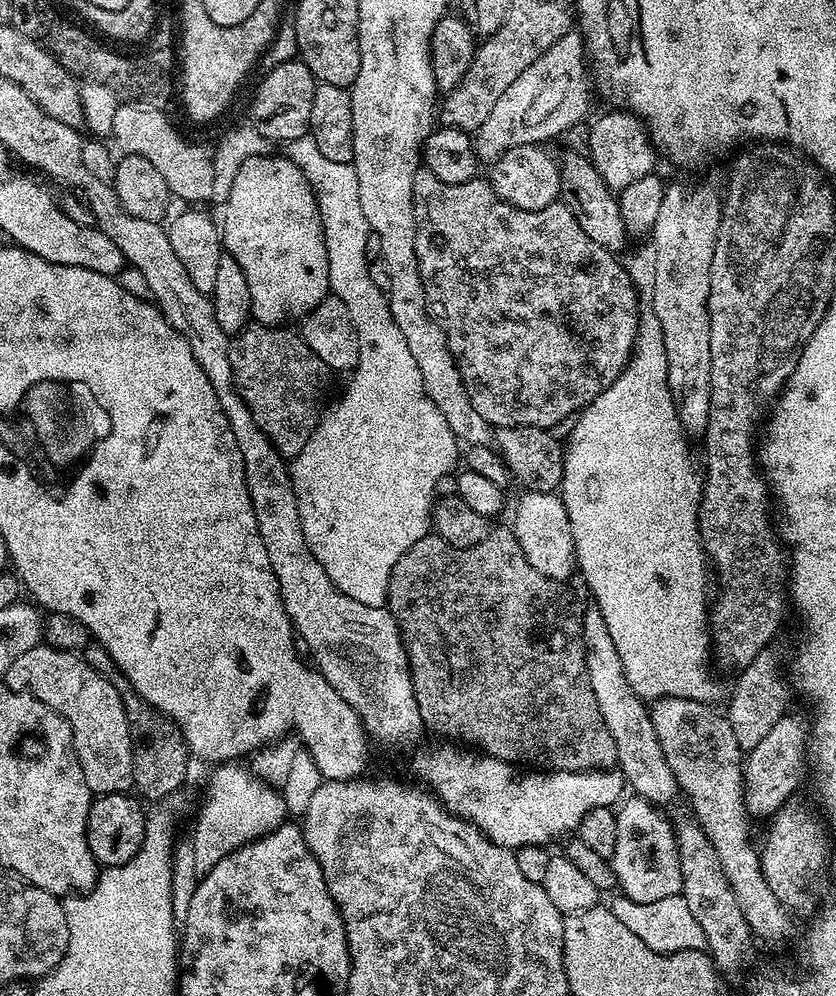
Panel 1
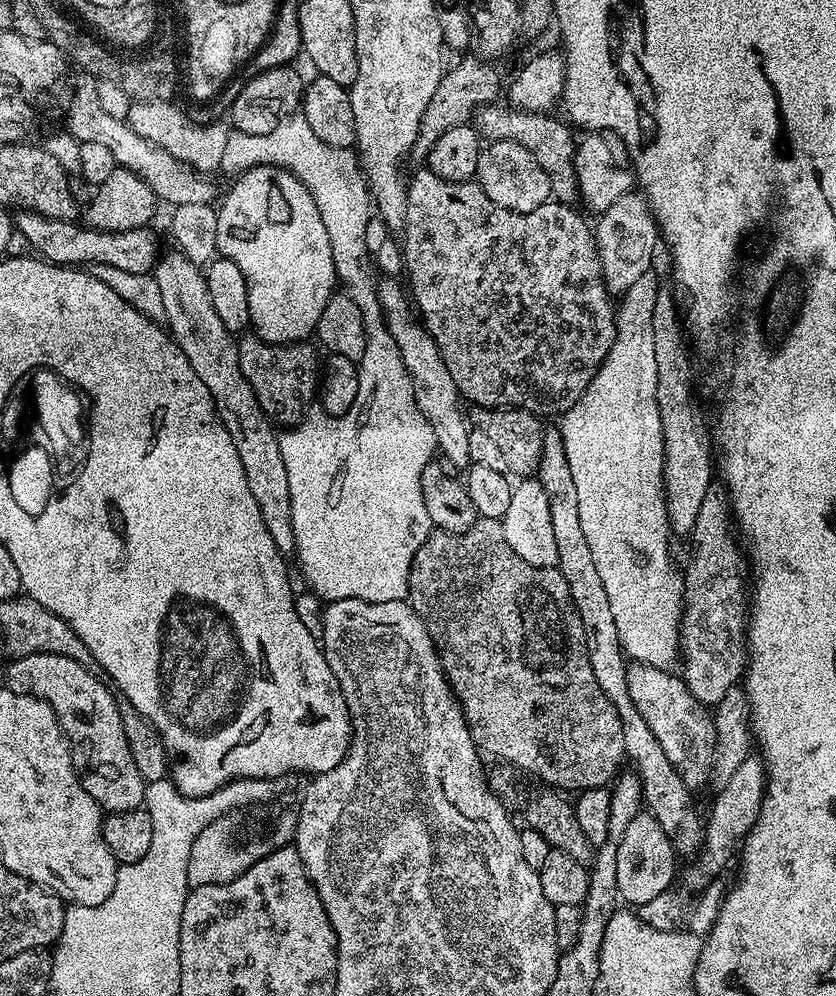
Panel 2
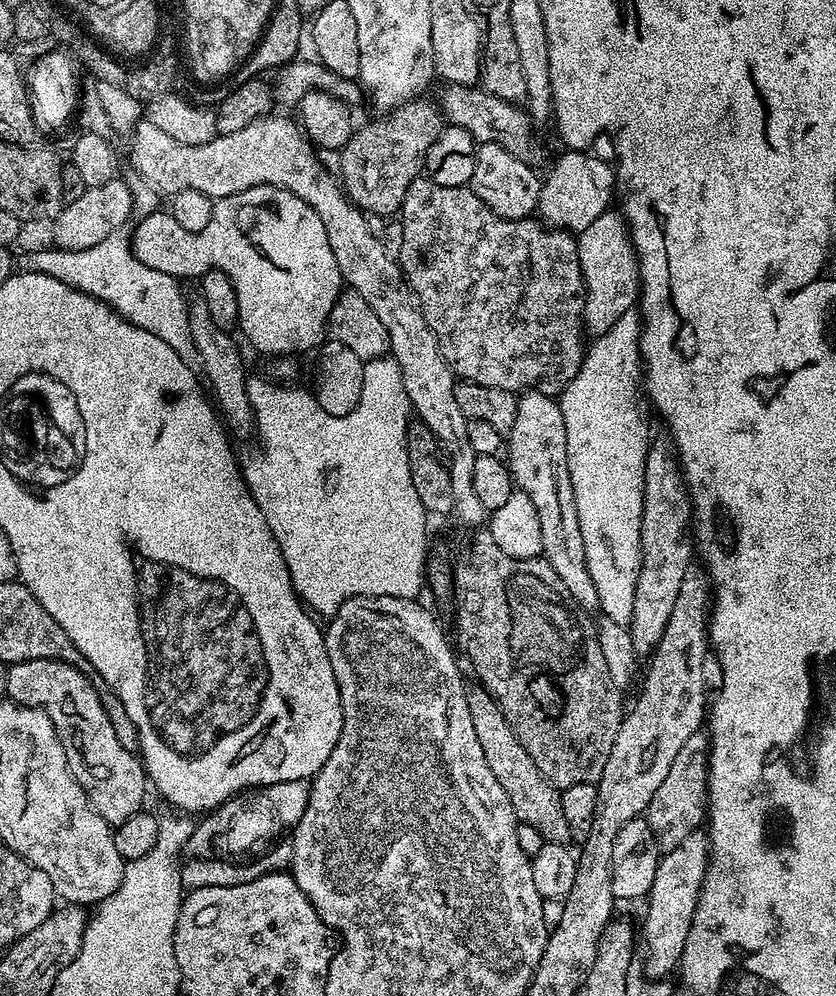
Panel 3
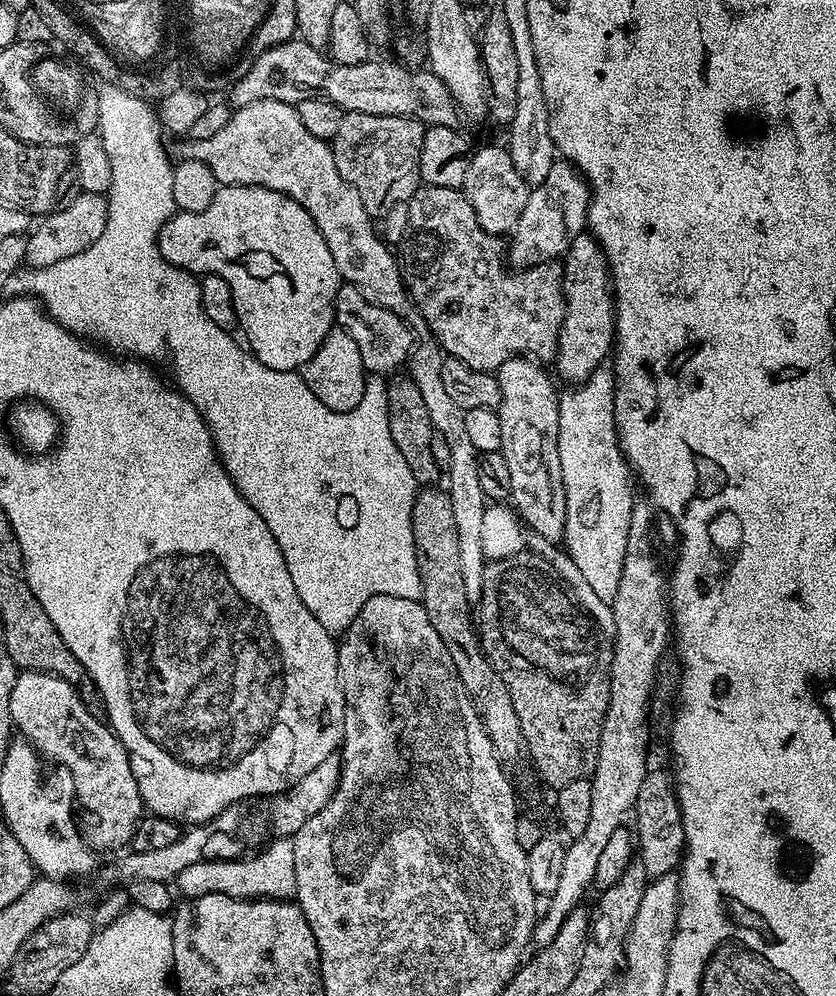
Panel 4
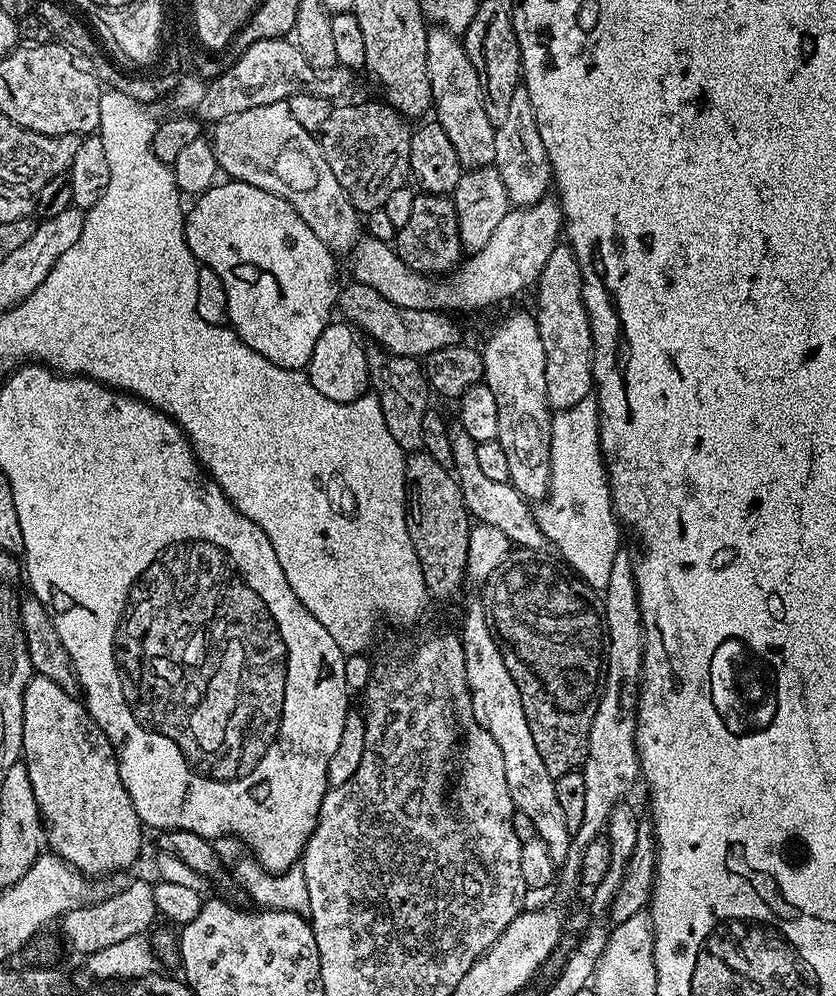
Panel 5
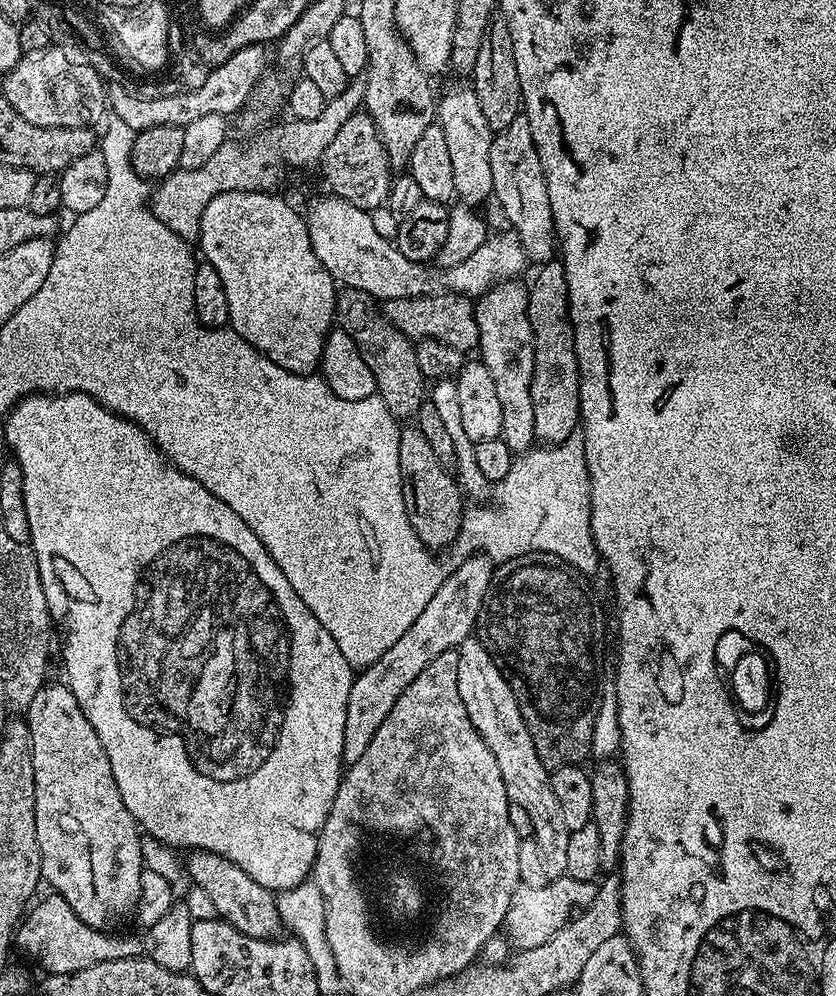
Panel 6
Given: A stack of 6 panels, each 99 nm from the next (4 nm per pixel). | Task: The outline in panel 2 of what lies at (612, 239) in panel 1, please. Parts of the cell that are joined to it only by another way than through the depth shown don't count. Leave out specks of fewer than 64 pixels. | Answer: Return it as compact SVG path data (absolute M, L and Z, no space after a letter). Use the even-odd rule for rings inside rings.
M493 102L477 108L474 117L476 131L488 142L509 140L526 146L526 150L536 155L538 166L542 166L550 178L551 199L557 204L575 205L580 200L580 187L574 166L577 141L572 140L573 129L563 119L555 120L555 115L552 114L522 112L511 106L499 108L498 105L499 103Z

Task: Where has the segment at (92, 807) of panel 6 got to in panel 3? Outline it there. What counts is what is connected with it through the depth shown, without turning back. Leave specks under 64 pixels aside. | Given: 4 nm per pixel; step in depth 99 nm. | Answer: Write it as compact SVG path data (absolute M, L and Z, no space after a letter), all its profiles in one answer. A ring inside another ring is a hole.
M31 660L30 662L18 662L8 668L8 695L7 699L15 704L25 704L31 708L42 708L44 713L54 722L54 730L64 747L64 753L68 759L68 768L72 776L82 786L82 790L88 796L88 801L96 808L102 818L110 825L118 825L126 822L136 812L145 807L144 795L150 792L150 781L145 773L143 763L136 752L126 750L122 742L118 742L118 734L114 734L114 726L102 708L102 702L90 686L83 672L79 672L74 666L57 660Z

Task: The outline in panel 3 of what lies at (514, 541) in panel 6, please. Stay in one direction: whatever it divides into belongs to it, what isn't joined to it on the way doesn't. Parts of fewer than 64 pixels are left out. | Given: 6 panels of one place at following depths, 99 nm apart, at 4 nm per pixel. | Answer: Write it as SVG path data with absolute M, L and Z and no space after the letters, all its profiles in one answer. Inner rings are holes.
M639 311L622 314L622 318L618 318L618 322L610 326L610 330L595 337L587 345L578 374L558 396L562 418L566 422L566 458L570 482L574 486L578 526L582 530L582 543L586 546L586 566L590 570L590 578L594 578L594 586L598 589L599 611L604 612L607 619L623 625L627 625L632 618L634 590L640 573L644 463L650 447L648 424L644 421L645 405L642 403L641 331Z

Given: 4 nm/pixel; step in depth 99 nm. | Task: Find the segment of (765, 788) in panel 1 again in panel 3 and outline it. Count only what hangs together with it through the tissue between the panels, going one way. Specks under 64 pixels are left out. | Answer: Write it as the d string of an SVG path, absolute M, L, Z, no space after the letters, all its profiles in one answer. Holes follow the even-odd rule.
M704 830L692 832L686 842L667 849L661 855L658 874L654 874L654 886L650 886L646 897L648 909L644 912L644 932L642 928L642 948L648 951L644 968L649 977L668 978L664 976L677 971L686 946L686 934L690 934L692 929L709 859L708 833Z

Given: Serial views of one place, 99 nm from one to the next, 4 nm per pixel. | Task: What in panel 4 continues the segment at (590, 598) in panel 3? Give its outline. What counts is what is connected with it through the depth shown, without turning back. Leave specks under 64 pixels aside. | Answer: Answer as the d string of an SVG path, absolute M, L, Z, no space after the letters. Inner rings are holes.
M515 356L513 360L506 361L501 368L496 369L494 375L500 387L500 406L498 411L500 413L500 421L502 422L502 446L500 451L504 453L506 463L510 465L511 507L515 508L517 516L533 533L542 535L544 538L552 541L560 542L563 541L564 527L566 526L566 490L562 486L562 462L558 458L558 406L560 405L560 392L558 388L552 385L553 377L550 375L550 372L550 377L548 377L548 372L544 368L547 367L541 366L535 359L528 356Z

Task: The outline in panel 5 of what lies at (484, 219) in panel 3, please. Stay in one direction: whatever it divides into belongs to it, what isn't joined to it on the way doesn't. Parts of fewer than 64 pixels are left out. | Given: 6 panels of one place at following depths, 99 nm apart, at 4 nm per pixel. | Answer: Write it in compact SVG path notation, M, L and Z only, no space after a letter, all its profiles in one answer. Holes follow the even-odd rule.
M433 192L417 194L414 207L406 226L395 233L396 253L410 266L410 270L425 274L447 274L457 267L462 260L460 235L458 234L458 214L452 205L451 195L435 196Z

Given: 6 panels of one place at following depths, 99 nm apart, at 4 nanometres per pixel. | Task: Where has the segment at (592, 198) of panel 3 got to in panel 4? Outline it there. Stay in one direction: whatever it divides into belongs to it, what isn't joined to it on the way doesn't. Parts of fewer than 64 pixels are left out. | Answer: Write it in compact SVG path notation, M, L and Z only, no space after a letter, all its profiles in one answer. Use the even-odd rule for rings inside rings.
M557 162L550 166L550 174L542 178L542 182L529 191L526 206L522 210L522 218L518 218L515 228L510 233L510 243L506 248L506 260L509 265L517 269L527 268L533 264L547 264L556 262L563 257L564 251L578 238L578 234L585 231L588 223L588 181L567 162Z

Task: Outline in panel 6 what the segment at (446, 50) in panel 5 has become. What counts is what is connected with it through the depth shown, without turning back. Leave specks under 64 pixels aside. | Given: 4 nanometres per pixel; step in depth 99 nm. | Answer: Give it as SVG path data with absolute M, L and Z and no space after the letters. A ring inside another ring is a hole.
M466 84L448 89L444 96L439 97L436 120L445 135L457 199L469 207L480 206L486 198L491 197L493 188L490 146L494 133L483 117L476 92Z

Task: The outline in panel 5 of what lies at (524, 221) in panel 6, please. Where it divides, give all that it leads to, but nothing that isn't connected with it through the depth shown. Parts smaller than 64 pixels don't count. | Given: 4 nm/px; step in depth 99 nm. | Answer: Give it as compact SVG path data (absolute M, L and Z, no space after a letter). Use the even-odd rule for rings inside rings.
M521 86L514 90L514 98L510 101L506 118L502 118L502 122L495 125L495 130L494 166L498 174L502 174L509 205L537 204L544 196L549 195L554 181L546 146L542 146L542 134L538 134L538 122L534 118L534 106L530 102L527 87Z

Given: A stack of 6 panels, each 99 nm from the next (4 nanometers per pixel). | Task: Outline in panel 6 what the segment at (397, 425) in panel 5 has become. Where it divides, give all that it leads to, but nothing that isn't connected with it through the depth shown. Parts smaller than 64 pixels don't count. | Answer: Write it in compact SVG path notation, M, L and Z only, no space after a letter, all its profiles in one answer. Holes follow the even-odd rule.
M341 287L336 294L338 328L353 339L361 352L363 361L370 366L376 391L388 404L390 414L404 422L407 416L415 417L426 401L426 381L422 370L418 370L418 358L413 341L384 317L381 305L370 294L362 290ZM425 387L425 390L424 390Z

